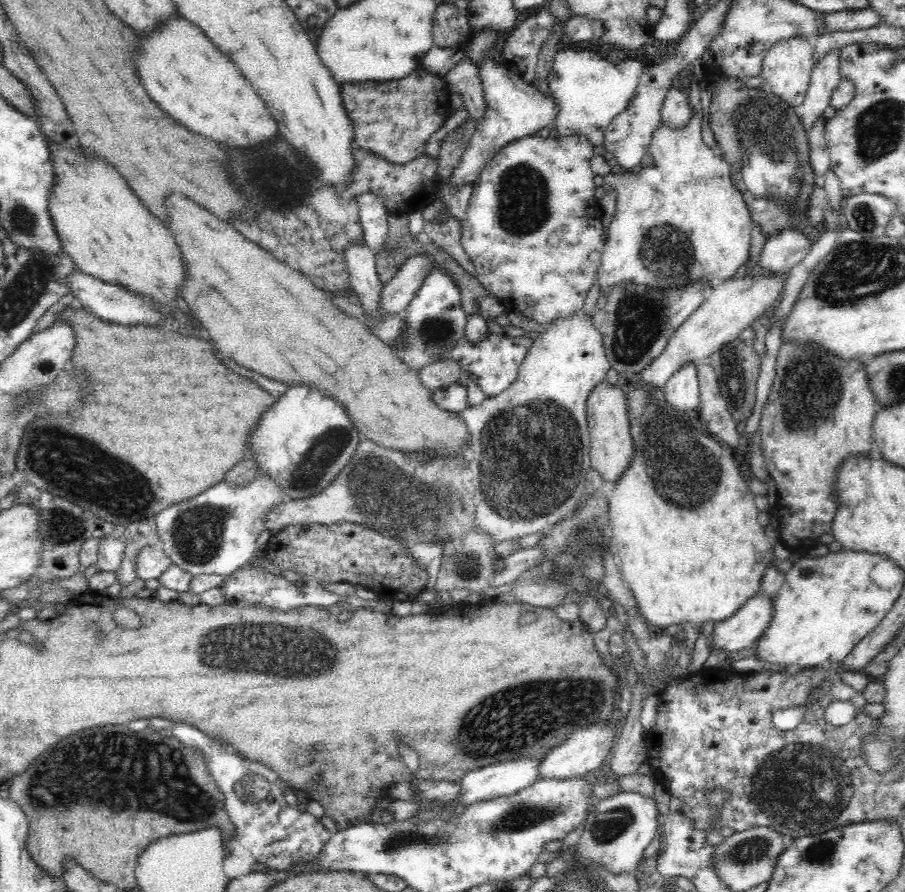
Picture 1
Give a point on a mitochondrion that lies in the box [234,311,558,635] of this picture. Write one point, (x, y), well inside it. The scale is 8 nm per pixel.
(400, 501)

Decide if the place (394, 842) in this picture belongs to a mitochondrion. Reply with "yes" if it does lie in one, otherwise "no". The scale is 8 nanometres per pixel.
yes

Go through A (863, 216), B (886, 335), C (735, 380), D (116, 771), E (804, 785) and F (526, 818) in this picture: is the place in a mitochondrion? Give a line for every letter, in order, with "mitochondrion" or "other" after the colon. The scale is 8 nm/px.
A: mitochondrion
B: other
C: mitochondrion
D: mitochondrion
E: mitochondrion
F: mitochondrion

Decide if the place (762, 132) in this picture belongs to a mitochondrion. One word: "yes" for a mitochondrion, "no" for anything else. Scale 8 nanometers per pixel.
yes

